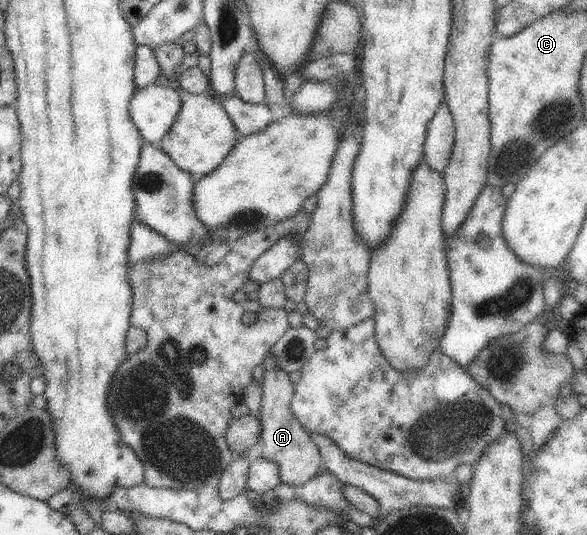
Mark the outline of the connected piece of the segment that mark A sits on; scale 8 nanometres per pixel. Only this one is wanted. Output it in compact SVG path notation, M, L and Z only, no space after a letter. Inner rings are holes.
M272 350L267 356L264 356L261 365L264 367L262 379L264 382L261 383L261 408L258 413L262 428L260 444L263 450L261 457L277 461L280 466L281 483L297 488L318 474L321 457L318 448L290 411L289 405L293 396L294 384L288 378L289 373L282 368L277 368L277 359Z

